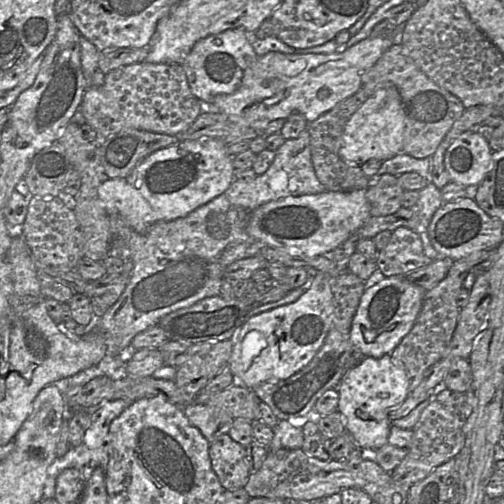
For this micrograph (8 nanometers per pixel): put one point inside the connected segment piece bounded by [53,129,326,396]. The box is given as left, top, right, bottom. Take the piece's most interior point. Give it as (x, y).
(177, 263)

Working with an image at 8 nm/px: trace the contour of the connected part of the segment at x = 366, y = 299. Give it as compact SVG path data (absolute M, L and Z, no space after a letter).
M406 276L384 277L376 284L367 287L360 299L359 306L353 317L350 341L366 357L380 358L391 352L412 329L421 311L426 290L410 282Z

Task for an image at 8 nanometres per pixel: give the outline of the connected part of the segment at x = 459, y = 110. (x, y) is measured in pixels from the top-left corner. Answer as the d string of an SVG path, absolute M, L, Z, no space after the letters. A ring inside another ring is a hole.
M393 44L362 77L362 88L367 98L377 89L384 87L385 83L393 83L396 86L404 105L406 126L401 153L417 159L432 157L454 122L463 114L463 103L433 82L417 66L402 44Z

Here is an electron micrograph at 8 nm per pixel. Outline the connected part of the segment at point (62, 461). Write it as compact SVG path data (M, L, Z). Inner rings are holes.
M117 399L106 401L95 407L95 410L90 415L90 426L85 431L82 443L77 447L71 447L63 457L57 457L49 466L47 470L47 478L43 489L43 498L53 498L55 495L55 484L58 475L67 468L76 468L82 474L82 479L87 482L91 477L93 471L97 467L101 467L106 472L106 465L108 464L108 453L110 434L109 428L111 422L118 417L132 401Z

